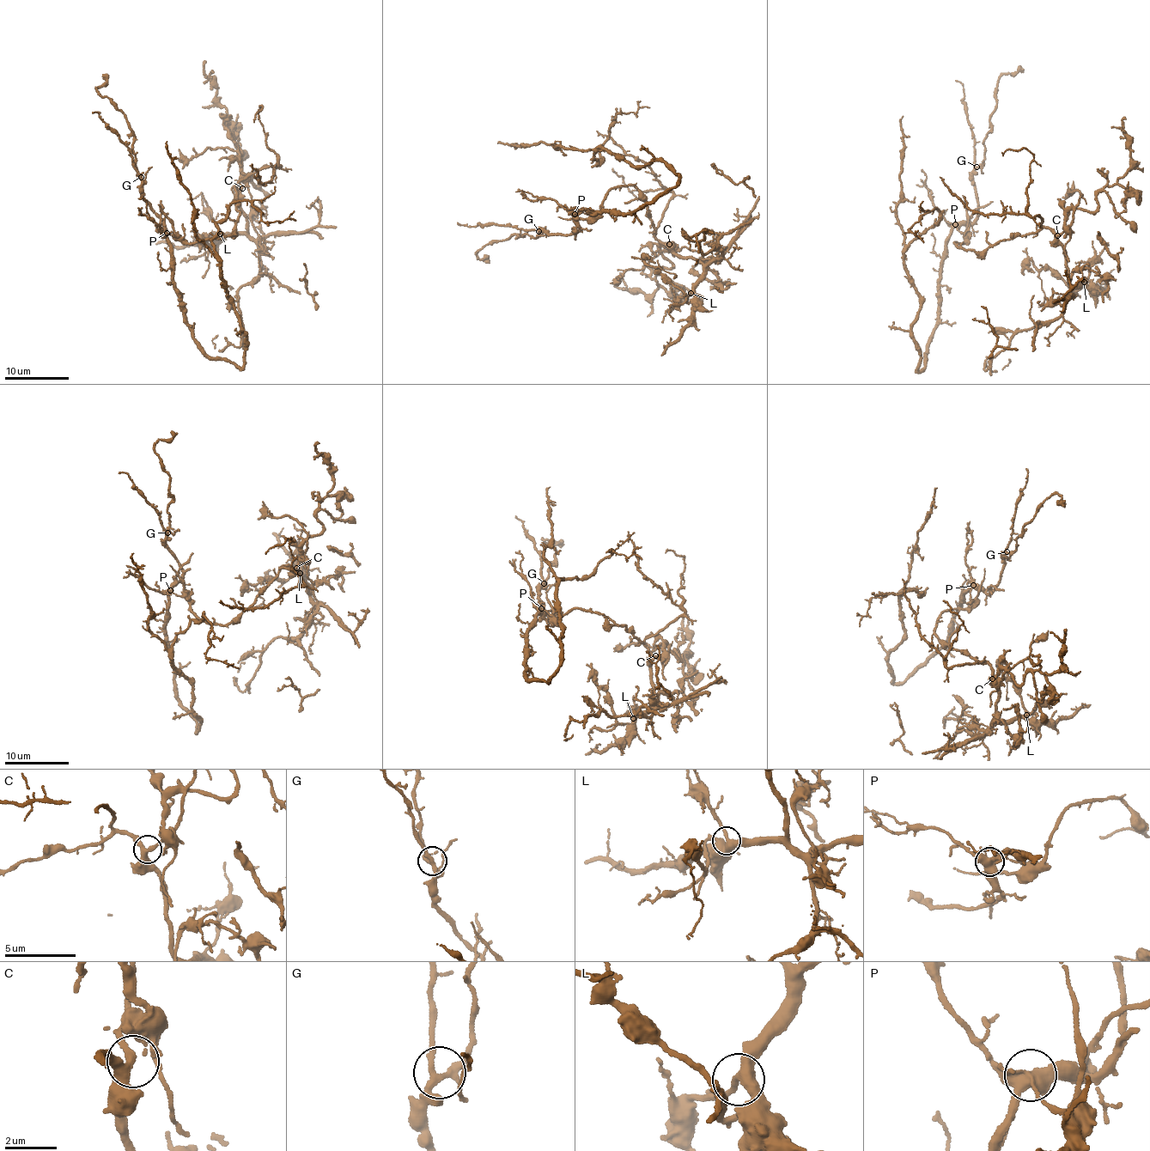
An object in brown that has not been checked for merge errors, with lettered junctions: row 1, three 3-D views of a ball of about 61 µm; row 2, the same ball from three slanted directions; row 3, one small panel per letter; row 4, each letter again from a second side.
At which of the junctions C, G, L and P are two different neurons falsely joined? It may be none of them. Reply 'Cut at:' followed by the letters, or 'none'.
Cut at: P

